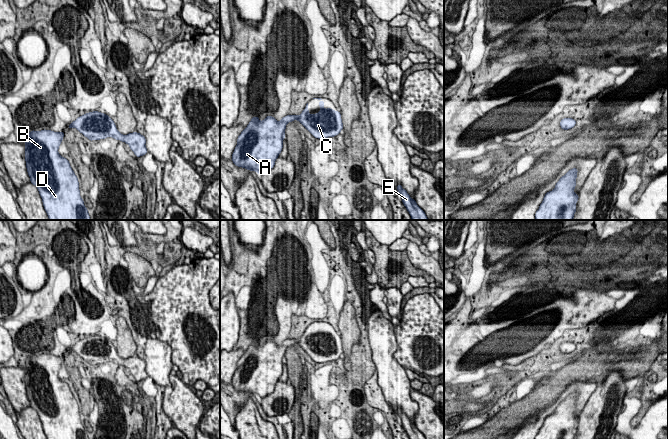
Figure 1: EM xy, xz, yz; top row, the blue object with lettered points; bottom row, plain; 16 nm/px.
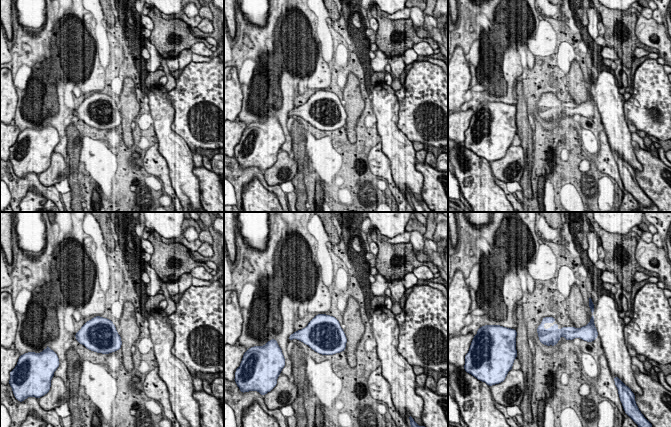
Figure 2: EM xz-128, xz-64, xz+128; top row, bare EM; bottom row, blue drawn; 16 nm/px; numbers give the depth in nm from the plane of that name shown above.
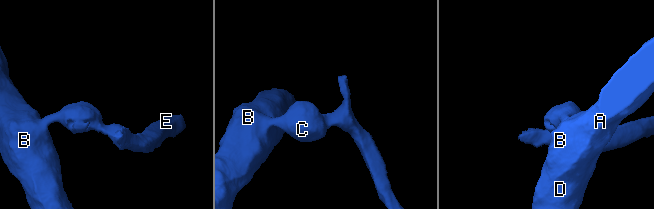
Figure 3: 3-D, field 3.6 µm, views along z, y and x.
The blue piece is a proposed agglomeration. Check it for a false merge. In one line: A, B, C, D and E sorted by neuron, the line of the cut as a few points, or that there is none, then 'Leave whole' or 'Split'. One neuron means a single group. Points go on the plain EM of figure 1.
Groups: A B C D E. No split. Leave whole

